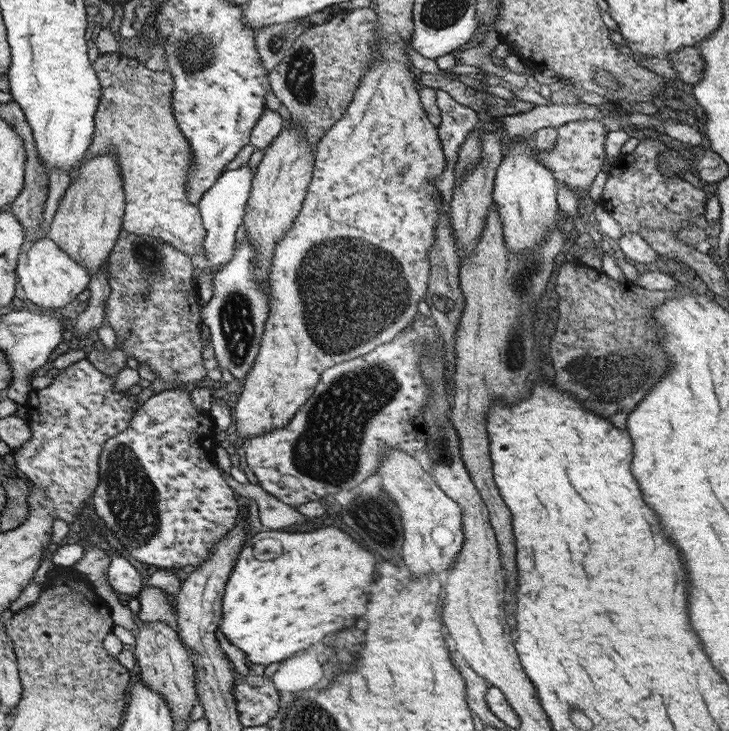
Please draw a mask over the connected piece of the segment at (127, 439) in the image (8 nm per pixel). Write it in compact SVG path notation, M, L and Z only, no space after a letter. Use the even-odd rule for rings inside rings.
M172 388L152 395L134 413L130 425L104 443L98 459L100 480L91 498L102 526L114 532L126 552L142 564L161 569L196 567L206 561L209 550L234 527L239 514L236 493L217 468L212 416L196 410L190 393Z

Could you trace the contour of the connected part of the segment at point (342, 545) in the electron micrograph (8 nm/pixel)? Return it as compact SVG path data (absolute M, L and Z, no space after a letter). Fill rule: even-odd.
M334 526L320 528L320 530L314 530L314 532L298 532L298 534L292 534L292 532L289 531L264 529L252 536L248 542L244 544L242 552L238 554L238 562L234 564L234 568L232 568L230 578L228 578L226 584L227 588L223 598L223 617L219 624L219 630L226 635L226 640L228 640L228 642L231 642L234 646L240 648L242 652L246 653L247 660L252 664L270 666L270 664L274 664L274 662L285 661L287 658L294 656L296 652L305 650L310 645L317 643L318 640L322 640L322 638L328 636L330 632L338 632L338 630L342 630L344 626L350 626L350 624L354 622L354 618L356 618L356 610L368 600L368 590L370 590L372 570L374 570L374 568L376 568L375 557L372 556L370 552L366 552L356 540L352 540L346 532L342 532L342 530L334 528ZM270 537L272 537L272 540L274 540L274 546L276 546L276 550L274 550L276 560L274 560L274 558L272 558L272 560L258 560L256 554L254 554L254 544L256 544L256 542L262 542L262 540L270 540Z

